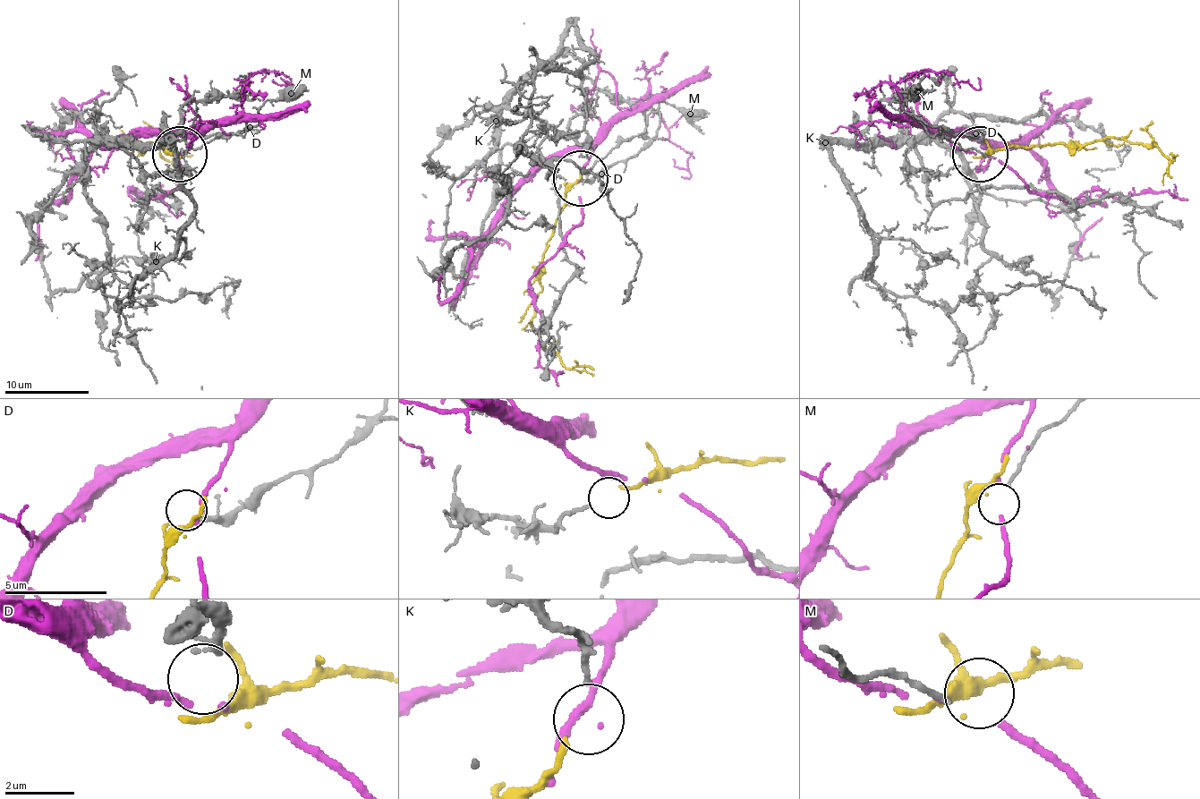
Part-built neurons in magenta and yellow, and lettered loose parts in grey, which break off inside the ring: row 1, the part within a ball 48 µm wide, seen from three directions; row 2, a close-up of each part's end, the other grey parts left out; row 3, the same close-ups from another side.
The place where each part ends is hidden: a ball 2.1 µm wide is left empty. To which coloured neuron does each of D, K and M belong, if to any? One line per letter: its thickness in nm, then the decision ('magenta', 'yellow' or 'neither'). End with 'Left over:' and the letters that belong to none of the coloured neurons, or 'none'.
D: 200 nm thick; neither
K: 180 nm thick; yellow
M: 140 nm thick; neither
Left over: D, M

